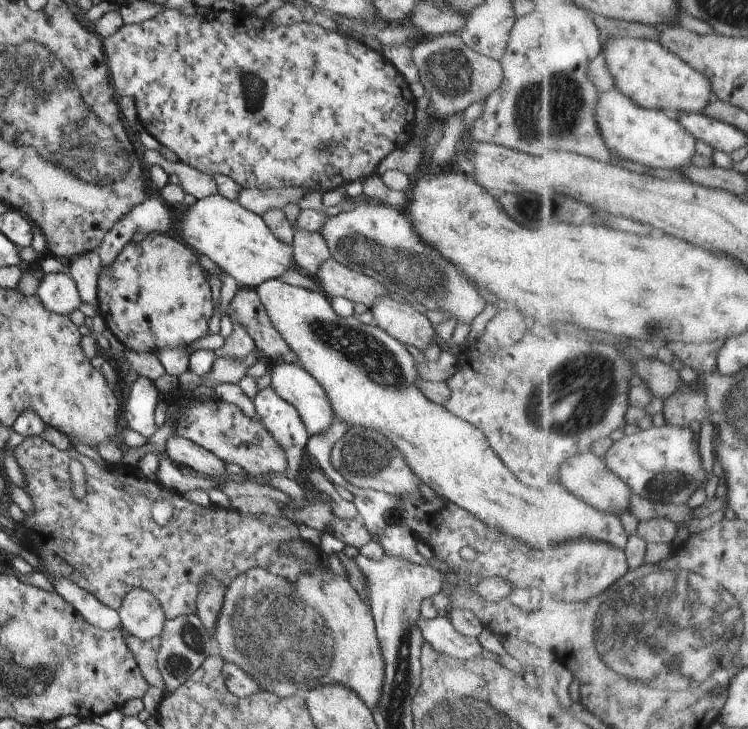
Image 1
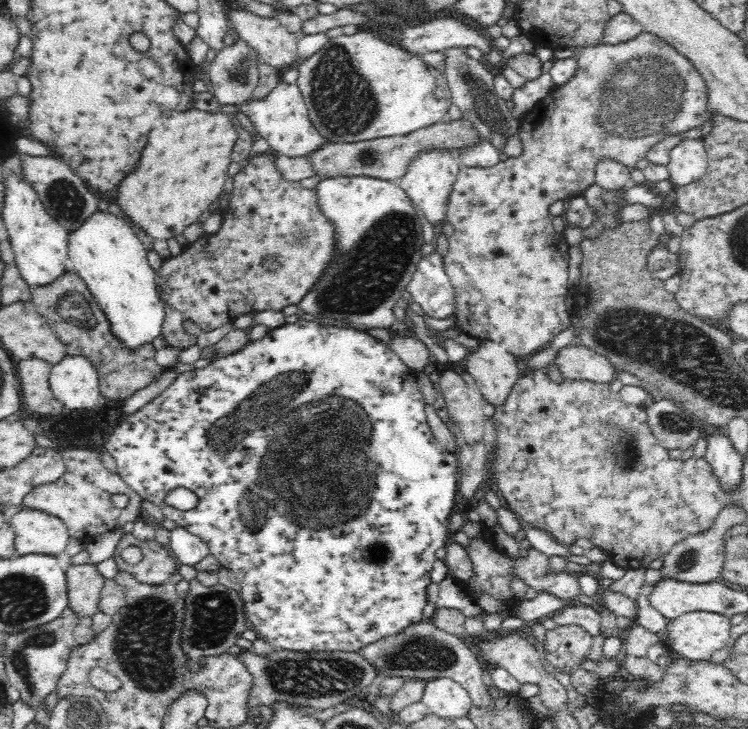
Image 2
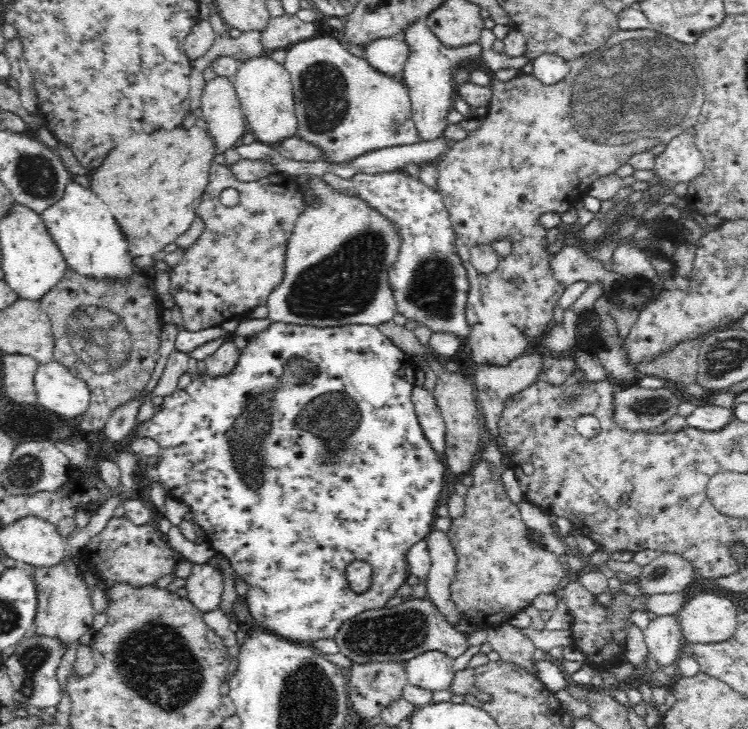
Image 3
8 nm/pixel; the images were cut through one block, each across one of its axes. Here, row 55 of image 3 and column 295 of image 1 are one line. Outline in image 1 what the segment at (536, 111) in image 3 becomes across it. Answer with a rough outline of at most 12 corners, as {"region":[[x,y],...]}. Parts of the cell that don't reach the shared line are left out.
{"region":[[234,578],[218,654],[279,698],[339,683],[376,711],[385,661],[348,578]]}

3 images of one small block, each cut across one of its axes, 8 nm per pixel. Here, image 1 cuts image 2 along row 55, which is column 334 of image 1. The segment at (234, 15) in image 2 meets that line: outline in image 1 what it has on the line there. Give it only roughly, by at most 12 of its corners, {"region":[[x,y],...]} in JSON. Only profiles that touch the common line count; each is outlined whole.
{"region":[[334,258],[313,277],[326,298],[370,308],[388,290]]}

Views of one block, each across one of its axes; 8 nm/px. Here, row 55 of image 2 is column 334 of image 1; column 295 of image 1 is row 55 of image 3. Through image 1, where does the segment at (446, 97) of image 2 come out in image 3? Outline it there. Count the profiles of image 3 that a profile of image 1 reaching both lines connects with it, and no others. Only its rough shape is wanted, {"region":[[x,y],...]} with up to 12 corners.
{"region":[[290,46],[297,135],[328,164],[422,142],[401,77]]}

